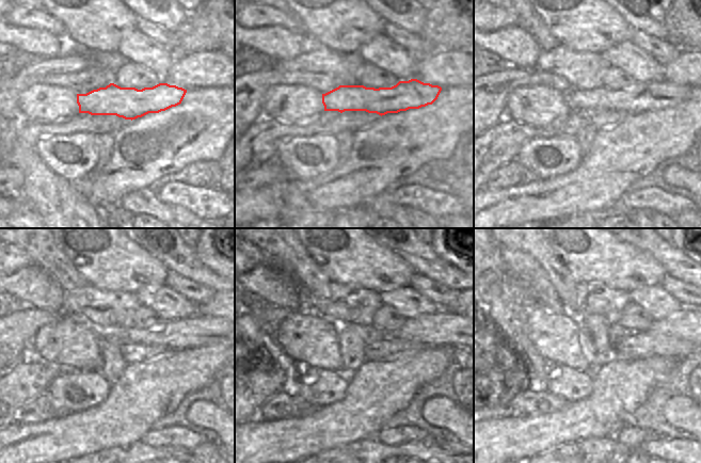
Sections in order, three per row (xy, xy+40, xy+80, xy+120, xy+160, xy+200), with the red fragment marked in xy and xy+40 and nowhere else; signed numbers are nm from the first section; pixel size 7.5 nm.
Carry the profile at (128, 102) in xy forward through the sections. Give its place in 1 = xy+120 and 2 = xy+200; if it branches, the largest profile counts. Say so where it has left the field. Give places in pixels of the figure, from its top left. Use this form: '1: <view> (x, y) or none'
1: xy+120 (196, 331)
2: xy+200 (690, 323)

